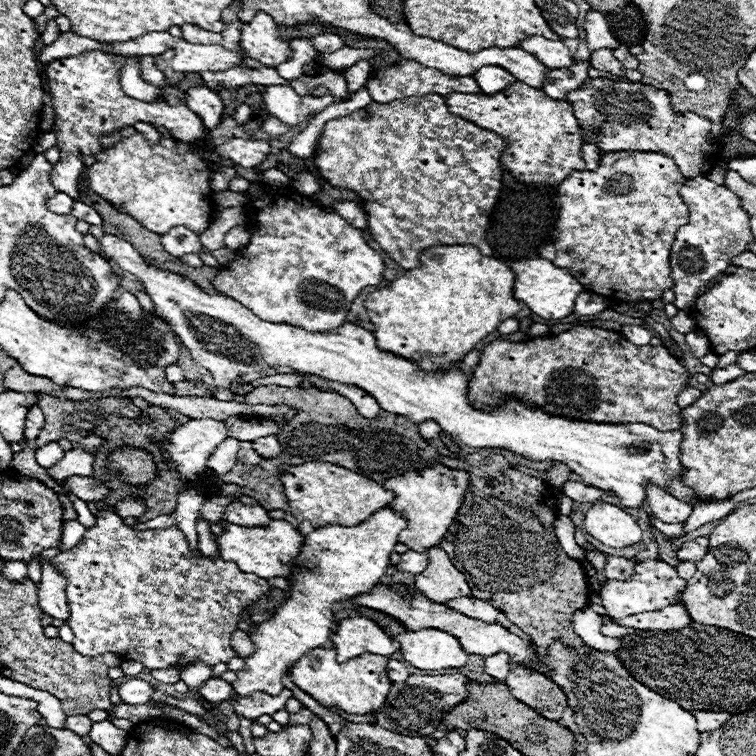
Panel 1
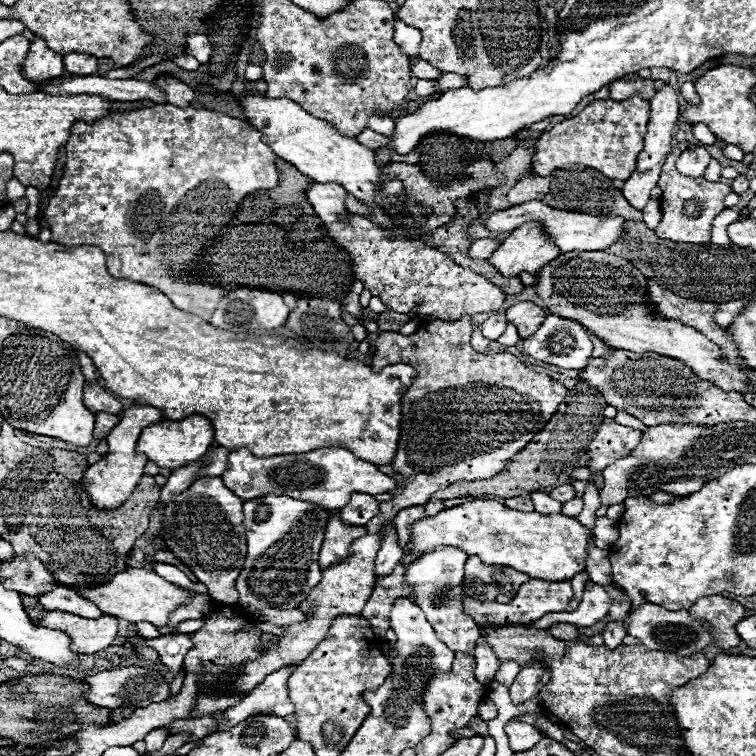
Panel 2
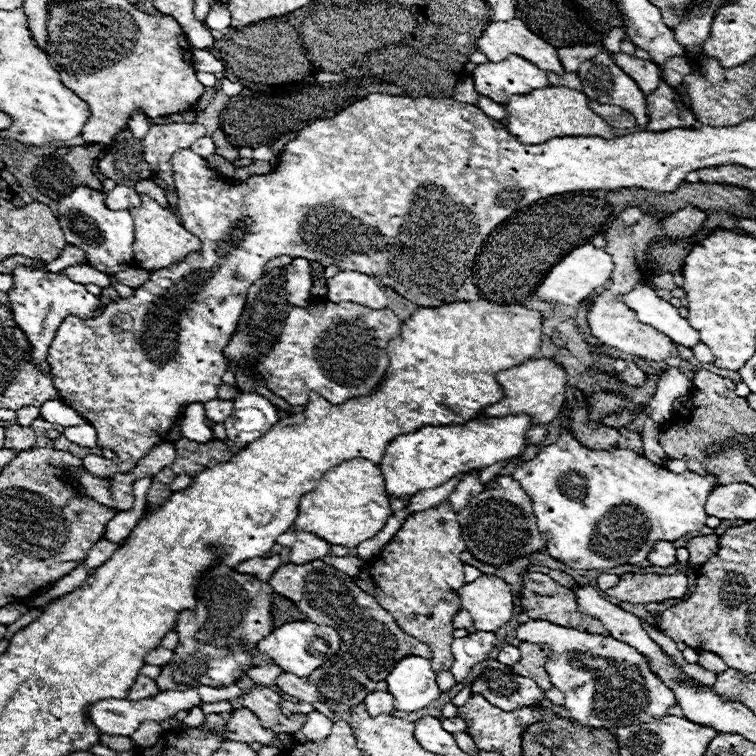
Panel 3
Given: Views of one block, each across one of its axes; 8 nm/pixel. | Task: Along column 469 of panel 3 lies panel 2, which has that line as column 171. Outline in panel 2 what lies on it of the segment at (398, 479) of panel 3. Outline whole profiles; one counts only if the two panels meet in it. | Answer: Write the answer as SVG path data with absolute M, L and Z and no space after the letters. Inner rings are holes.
M192 414L184 420L158 422L144 428L136 444L136 452L146 454L146 458L160 468L178 470L182 466L200 460L206 454L206 450L212 446L212 442L214 442L214 428L210 420L200 414Z

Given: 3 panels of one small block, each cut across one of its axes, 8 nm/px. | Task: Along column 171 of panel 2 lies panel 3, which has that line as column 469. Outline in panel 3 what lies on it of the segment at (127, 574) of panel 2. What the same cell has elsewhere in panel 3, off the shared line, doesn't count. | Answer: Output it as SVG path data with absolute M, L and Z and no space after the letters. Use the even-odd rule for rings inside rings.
M482 574L474 582L466 582L456 590L460 608L470 612L476 630L496 632L512 618L514 594L510 586L498 576Z

